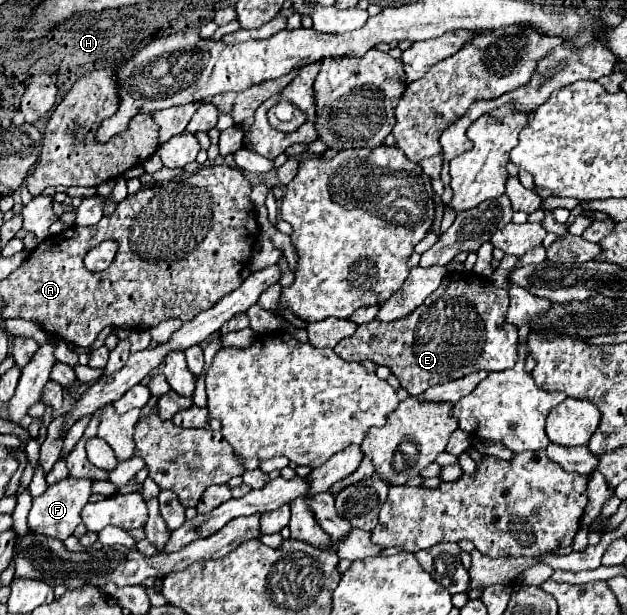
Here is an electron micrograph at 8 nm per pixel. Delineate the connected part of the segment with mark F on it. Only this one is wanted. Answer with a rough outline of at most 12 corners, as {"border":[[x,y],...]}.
{"border":[[67,477],[33,499],[29,527],[67,539],[91,479]]}

